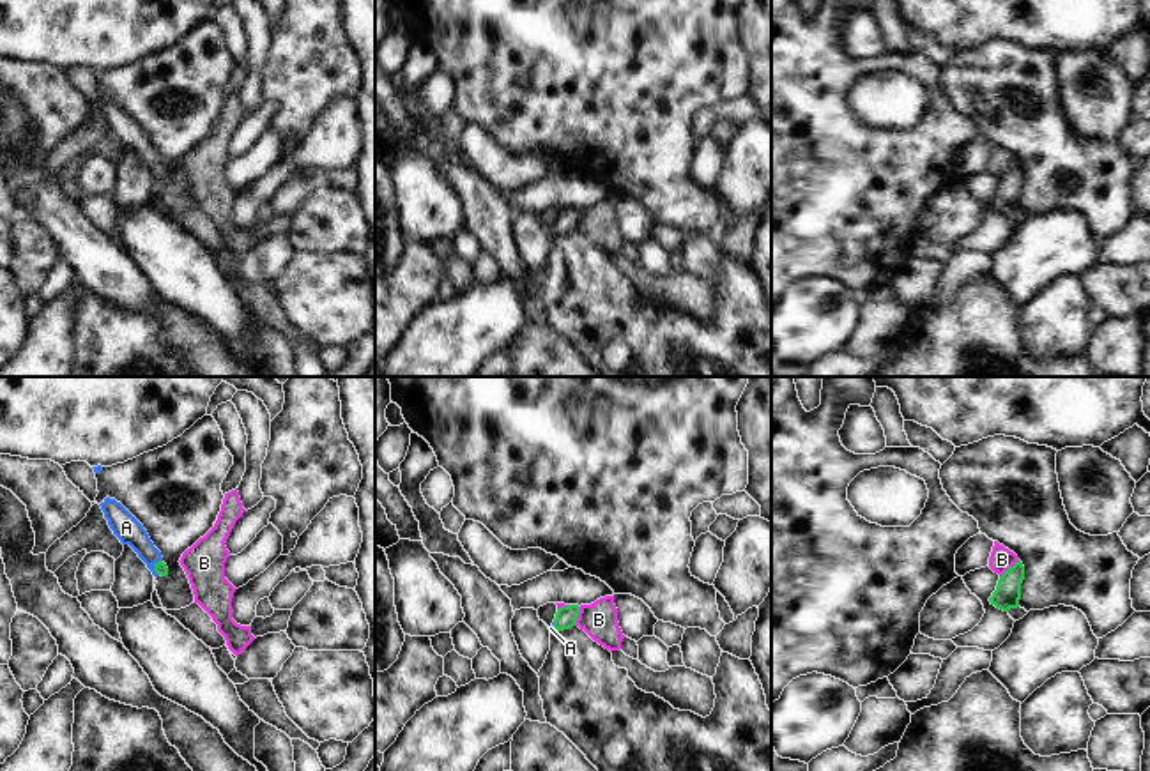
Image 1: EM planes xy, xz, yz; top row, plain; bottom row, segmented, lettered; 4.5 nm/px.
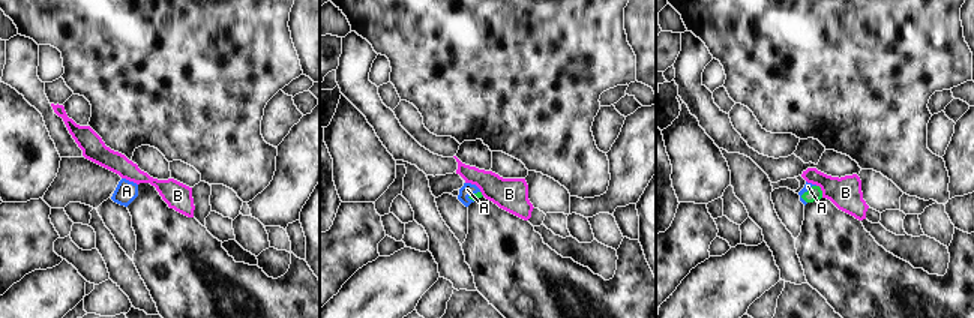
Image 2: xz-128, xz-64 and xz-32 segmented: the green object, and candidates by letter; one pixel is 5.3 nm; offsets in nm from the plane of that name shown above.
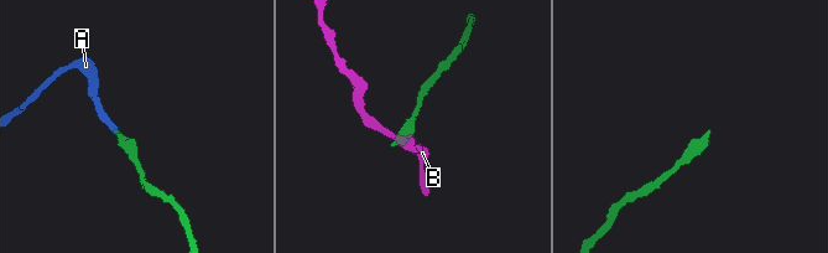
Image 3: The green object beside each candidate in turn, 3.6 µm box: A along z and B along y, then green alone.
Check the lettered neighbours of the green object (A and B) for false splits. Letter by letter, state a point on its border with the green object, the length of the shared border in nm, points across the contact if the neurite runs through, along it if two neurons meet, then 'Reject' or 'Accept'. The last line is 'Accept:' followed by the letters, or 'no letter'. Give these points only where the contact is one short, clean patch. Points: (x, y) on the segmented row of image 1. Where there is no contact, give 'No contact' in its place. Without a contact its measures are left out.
A: Touches green at xy (154, 566). Shared border 80 nm. Path across: xy (160, 568), (154, 566), (153, 557), (126, 527). Accept
B: Touches green at yz (1009, 568). Shared border 120 nm. Boundary: yz (1019, 561), (1000, 577). Reject
Accept: A

